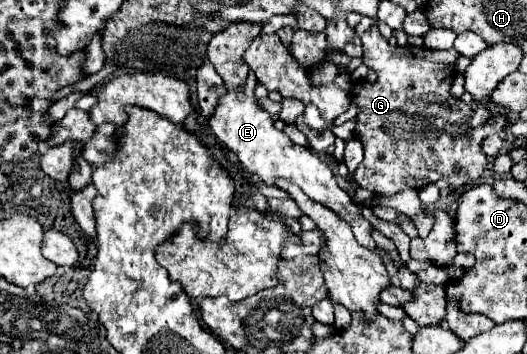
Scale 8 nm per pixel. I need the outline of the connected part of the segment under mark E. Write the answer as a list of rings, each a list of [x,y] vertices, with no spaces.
[[[250,71],[243,85],[243,91],[227,91],[225,95],[219,97],[215,111],[207,121],[215,137],[239,157],[241,165],[249,173],[259,175],[267,185],[273,185],[277,177],[299,185],[311,199],[315,199],[317,203],[323,203],[325,207],[331,207],[333,211],[337,211],[337,215],[343,215],[343,219],[351,223],[355,239],[361,247],[375,249],[375,241],[371,237],[371,223],[365,221],[363,215],[359,213],[359,207],[351,203],[353,199],[349,197],[349,193],[337,185],[335,175],[331,173],[329,165],[323,163],[319,155],[311,153],[305,147],[295,145],[283,131],[277,131],[273,127],[271,115],[261,107],[259,99],[255,97],[255,87],[257,87],[255,75]]]

